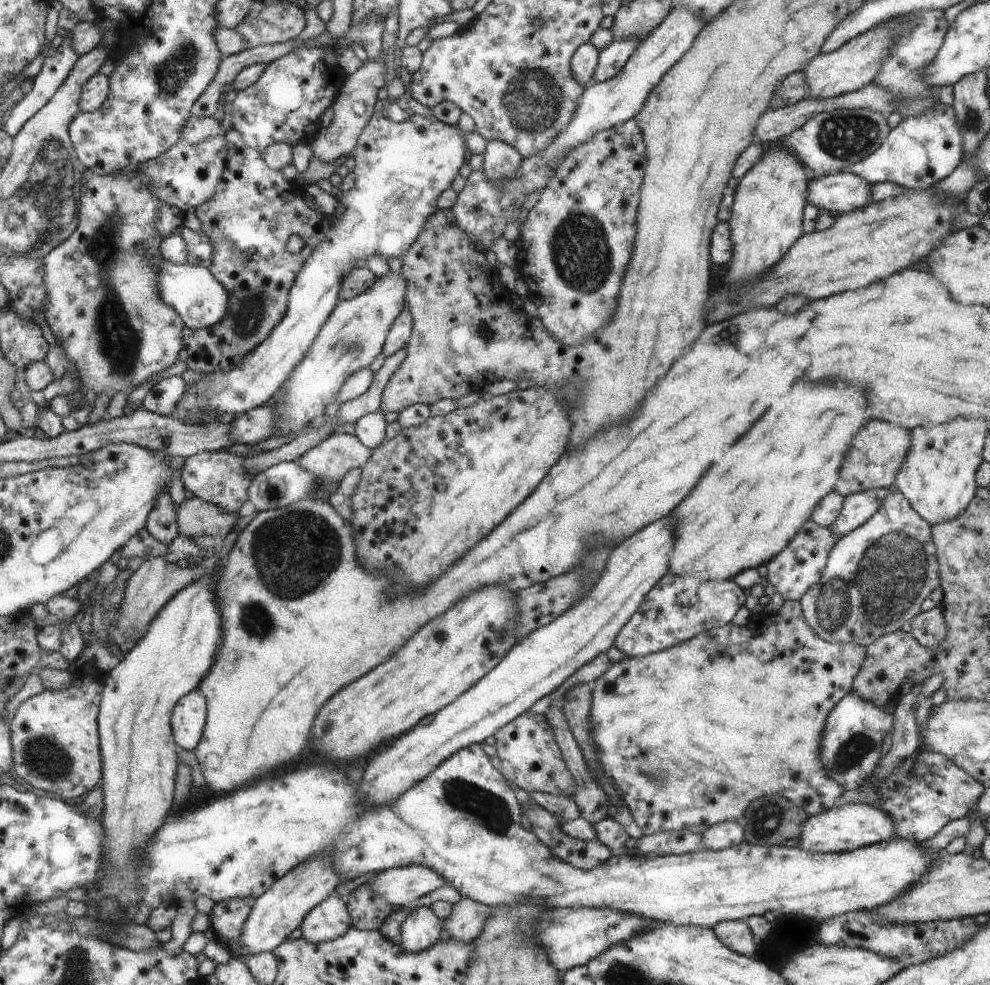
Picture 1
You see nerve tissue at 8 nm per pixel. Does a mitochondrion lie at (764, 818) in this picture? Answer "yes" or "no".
yes

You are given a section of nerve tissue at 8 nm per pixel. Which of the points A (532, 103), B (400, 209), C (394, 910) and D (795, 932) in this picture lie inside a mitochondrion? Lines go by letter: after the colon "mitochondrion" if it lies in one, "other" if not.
A: mitochondrion
B: mitochondrion
C: other
D: other

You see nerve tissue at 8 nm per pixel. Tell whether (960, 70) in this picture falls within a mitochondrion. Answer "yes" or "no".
no

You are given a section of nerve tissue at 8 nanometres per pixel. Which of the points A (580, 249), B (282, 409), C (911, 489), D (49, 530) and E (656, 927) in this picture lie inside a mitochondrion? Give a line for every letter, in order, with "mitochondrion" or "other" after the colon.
A: mitochondrion
B: other
C: other
D: other
E: other

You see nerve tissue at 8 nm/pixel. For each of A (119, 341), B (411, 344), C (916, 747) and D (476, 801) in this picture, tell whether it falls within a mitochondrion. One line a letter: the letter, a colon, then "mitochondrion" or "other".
A: mitochondrion
B: other
C: other
D: mitochondrion

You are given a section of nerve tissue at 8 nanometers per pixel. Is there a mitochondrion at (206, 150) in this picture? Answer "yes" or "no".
no

